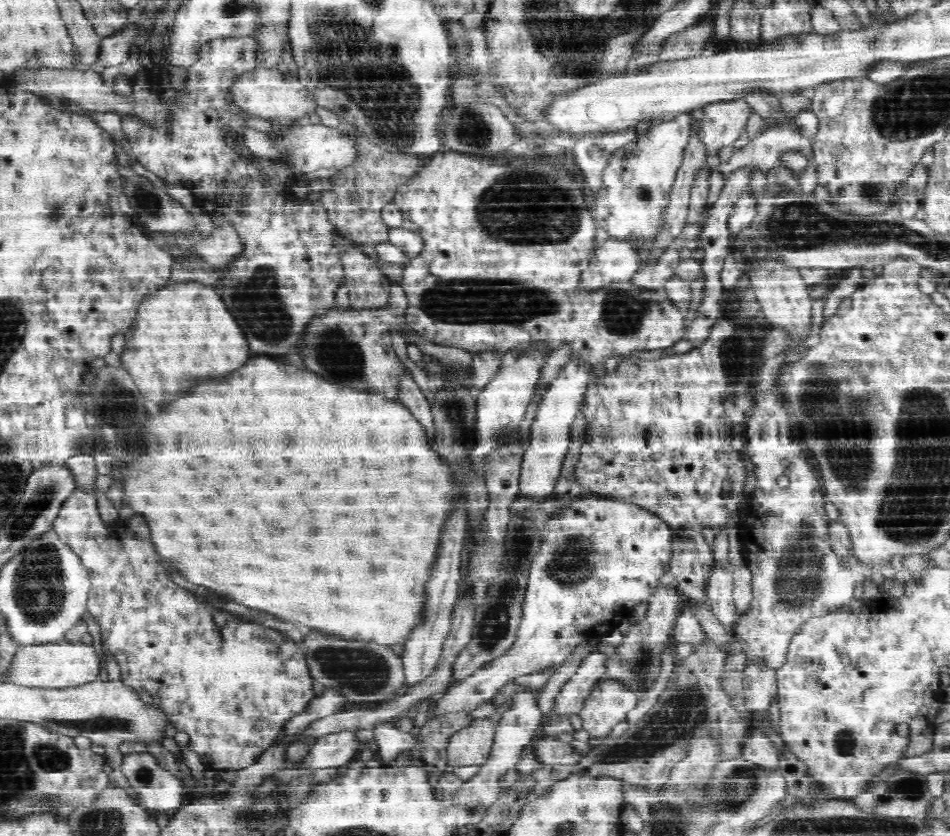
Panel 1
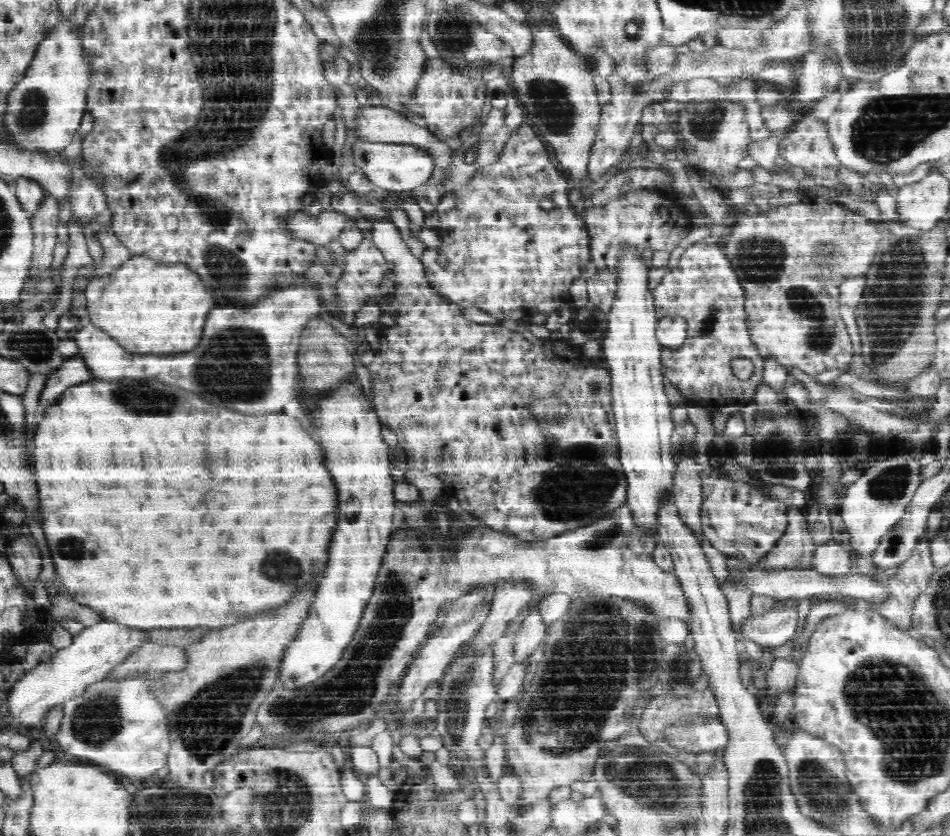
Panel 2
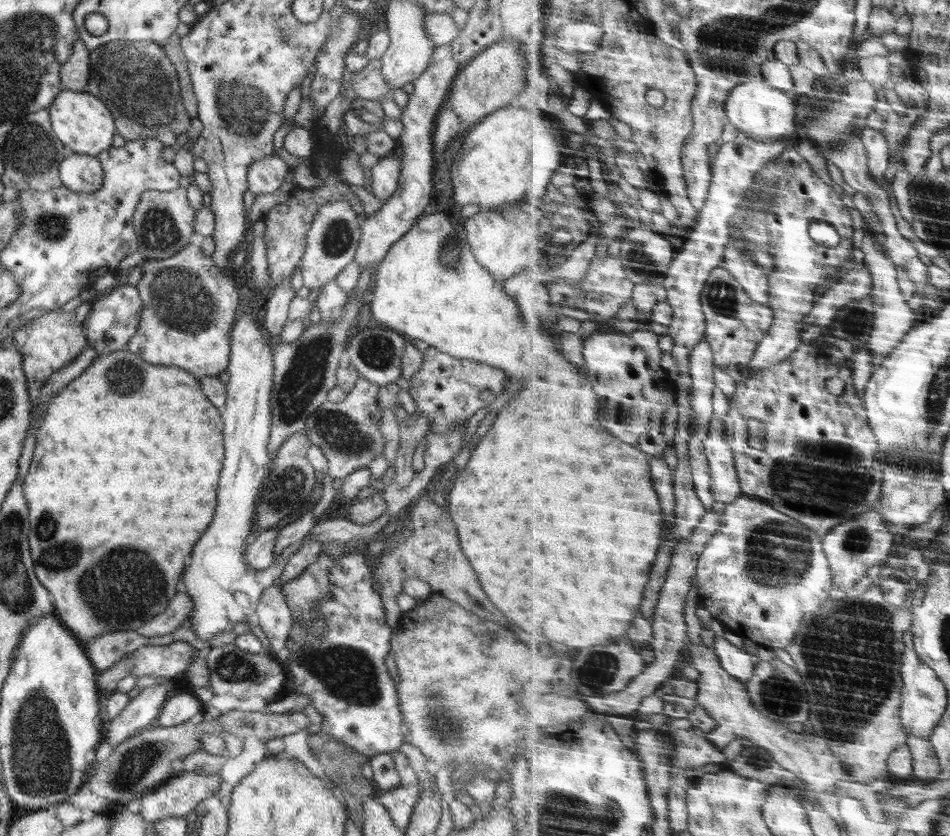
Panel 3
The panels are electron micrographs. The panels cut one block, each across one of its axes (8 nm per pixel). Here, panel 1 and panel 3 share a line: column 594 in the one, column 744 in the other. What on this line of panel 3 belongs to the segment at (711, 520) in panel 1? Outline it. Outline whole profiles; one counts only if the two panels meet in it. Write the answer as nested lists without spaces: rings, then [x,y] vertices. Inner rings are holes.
[[[802,345],[793,355],[790,355],[788,359],[782,360],[781,363],[769,366],[768,368],[759,371],[750,372],[749,377],[744,383],[739,384],[737,382],[737,389],[733,395],[731,402],[731,409],[729,415],[725,419],[727,424],[727,440],[732,445],[736,453],[737,467],[739,476],[741,477],[741,485],[743,492],[746,495],[757,497],[762,501],[768,502],[768,504],[774,505],[780,512],[785,512],[788,516],[793,516],[796,520],[802,521],[804,524],[808,524],[810,528],[813,528],[816,532],[824,538],[833,528],[855,519],[855,516],[862,513],[871,511],[875,504],[883,498],[883,486],[885,483],[885,459],[886,451],[882,448],[871,424],[869,423],[869,414],[865,407],[865,401],[857,393],[858,389],[855,386],[855,375],[852,368],[848,366],[842,366],[842,363],[831,363],[823,350],[823,347],[814,348],[810,345]],[[830,378],[841,378],[846,382],[845,391],[842,395],[834,395],[828,388],[826,388],[826,380]],[[752,418],[760,420],[765,426],[765,445],[764,448],[756,449],[748,445],[748,420]]]

